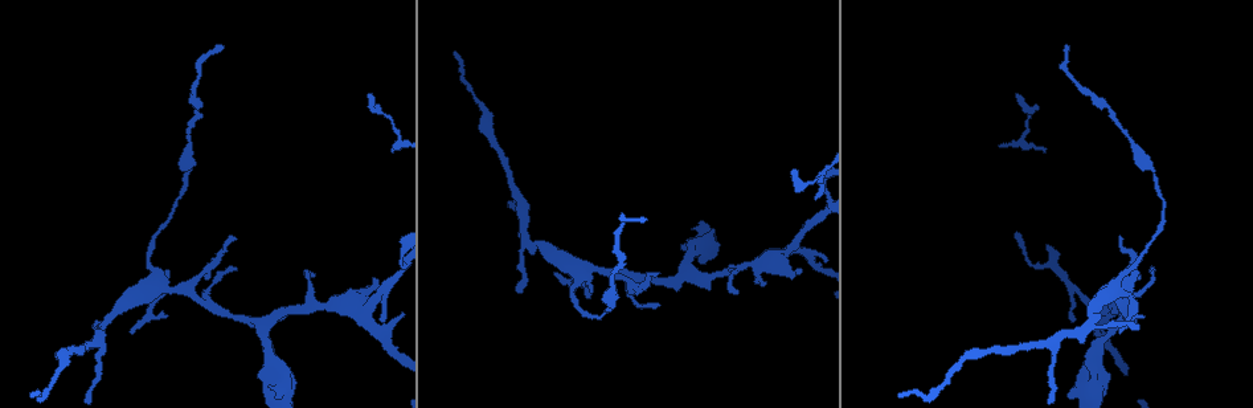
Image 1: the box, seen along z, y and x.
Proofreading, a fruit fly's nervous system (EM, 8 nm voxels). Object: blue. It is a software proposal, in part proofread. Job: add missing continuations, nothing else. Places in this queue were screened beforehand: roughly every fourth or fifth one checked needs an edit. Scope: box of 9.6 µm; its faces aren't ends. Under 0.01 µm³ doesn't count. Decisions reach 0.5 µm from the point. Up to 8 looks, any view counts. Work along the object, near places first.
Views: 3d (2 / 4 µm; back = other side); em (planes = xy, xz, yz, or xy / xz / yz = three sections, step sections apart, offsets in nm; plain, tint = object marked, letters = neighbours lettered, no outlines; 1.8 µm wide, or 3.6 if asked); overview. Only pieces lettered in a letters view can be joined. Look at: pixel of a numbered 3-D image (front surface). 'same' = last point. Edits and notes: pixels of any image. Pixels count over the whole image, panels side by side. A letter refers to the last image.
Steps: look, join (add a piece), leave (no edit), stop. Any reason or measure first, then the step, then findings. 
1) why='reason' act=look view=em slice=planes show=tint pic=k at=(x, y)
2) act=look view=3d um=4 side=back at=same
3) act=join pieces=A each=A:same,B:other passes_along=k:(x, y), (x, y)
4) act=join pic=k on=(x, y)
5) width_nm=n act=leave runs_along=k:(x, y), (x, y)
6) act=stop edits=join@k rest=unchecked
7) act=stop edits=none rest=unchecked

why='abrupt turn' act=look view=em um=3.6 slice=planes show=letters pic=1 at=(738, 267)

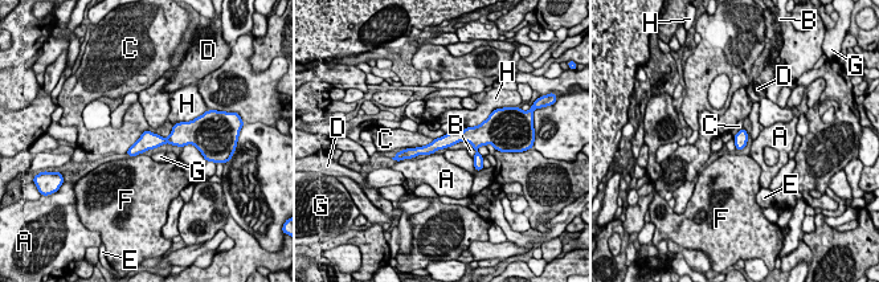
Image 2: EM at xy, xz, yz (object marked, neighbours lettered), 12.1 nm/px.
act=leave each=A:other,B:other,C:other,D:other,E:other,F:other,G:other,H:other runs_along=2:(481, 139), (454, 137), (407, 152) found='none of them fits'

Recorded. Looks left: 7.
why='branch stops here' act=look view=em slice=xy step=16 show=letters pic=1 at=(1015, 95)

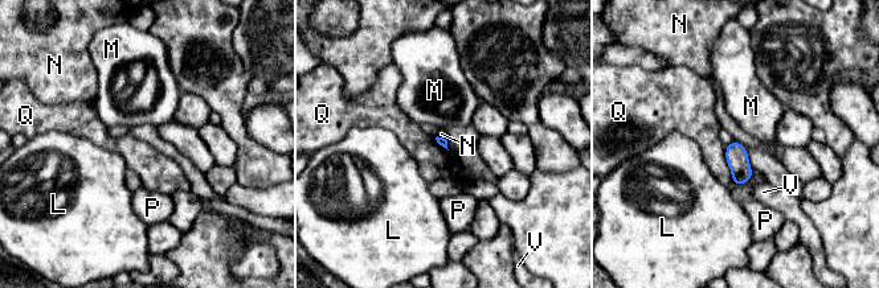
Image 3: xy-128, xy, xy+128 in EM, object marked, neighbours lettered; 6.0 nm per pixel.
act=look view=em slice=planes show=letters at=same

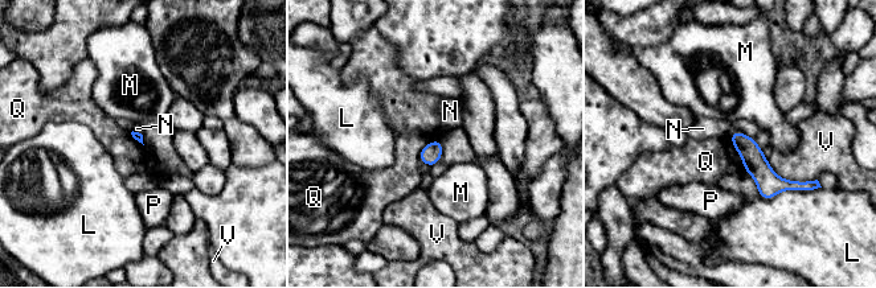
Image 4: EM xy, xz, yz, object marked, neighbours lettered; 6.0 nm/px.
act=leave each=L:other,M:other,N:other,P:other,Q:other,V:other border=4:(421, 149), (420, 161) found='none of them fits'

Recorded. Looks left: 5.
why='branch stops here' act=look view=3d um=4 pic=1 at=(1065, 46)

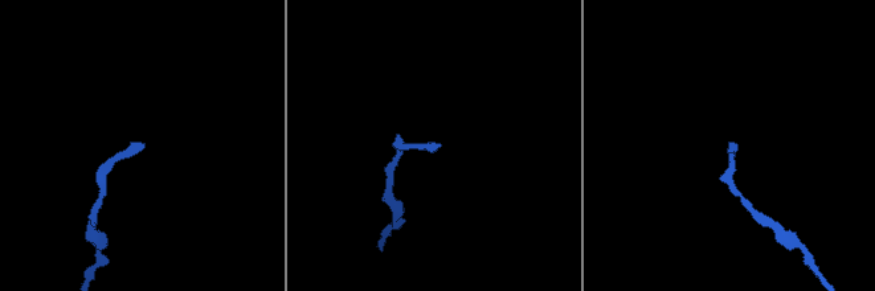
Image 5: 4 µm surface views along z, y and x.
act=look view=em slice=planes show=letters pic=5 at=(142, 146)

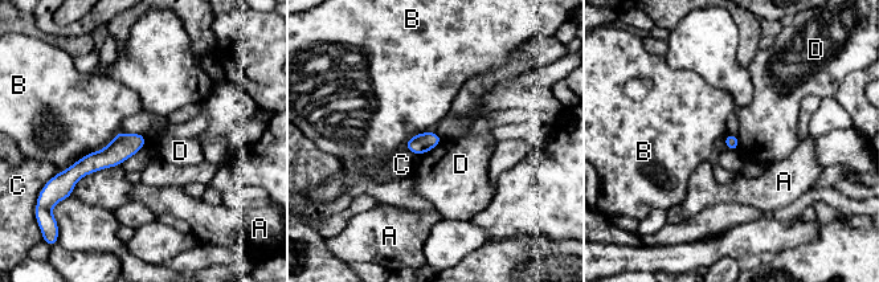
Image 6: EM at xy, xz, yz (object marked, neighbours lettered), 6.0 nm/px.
width_nm=90 act=leave each=A:other,B:other,C:other,D:other found='no lettered piece goes on from it'

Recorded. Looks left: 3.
act=stop edits=none rest=unchecked

